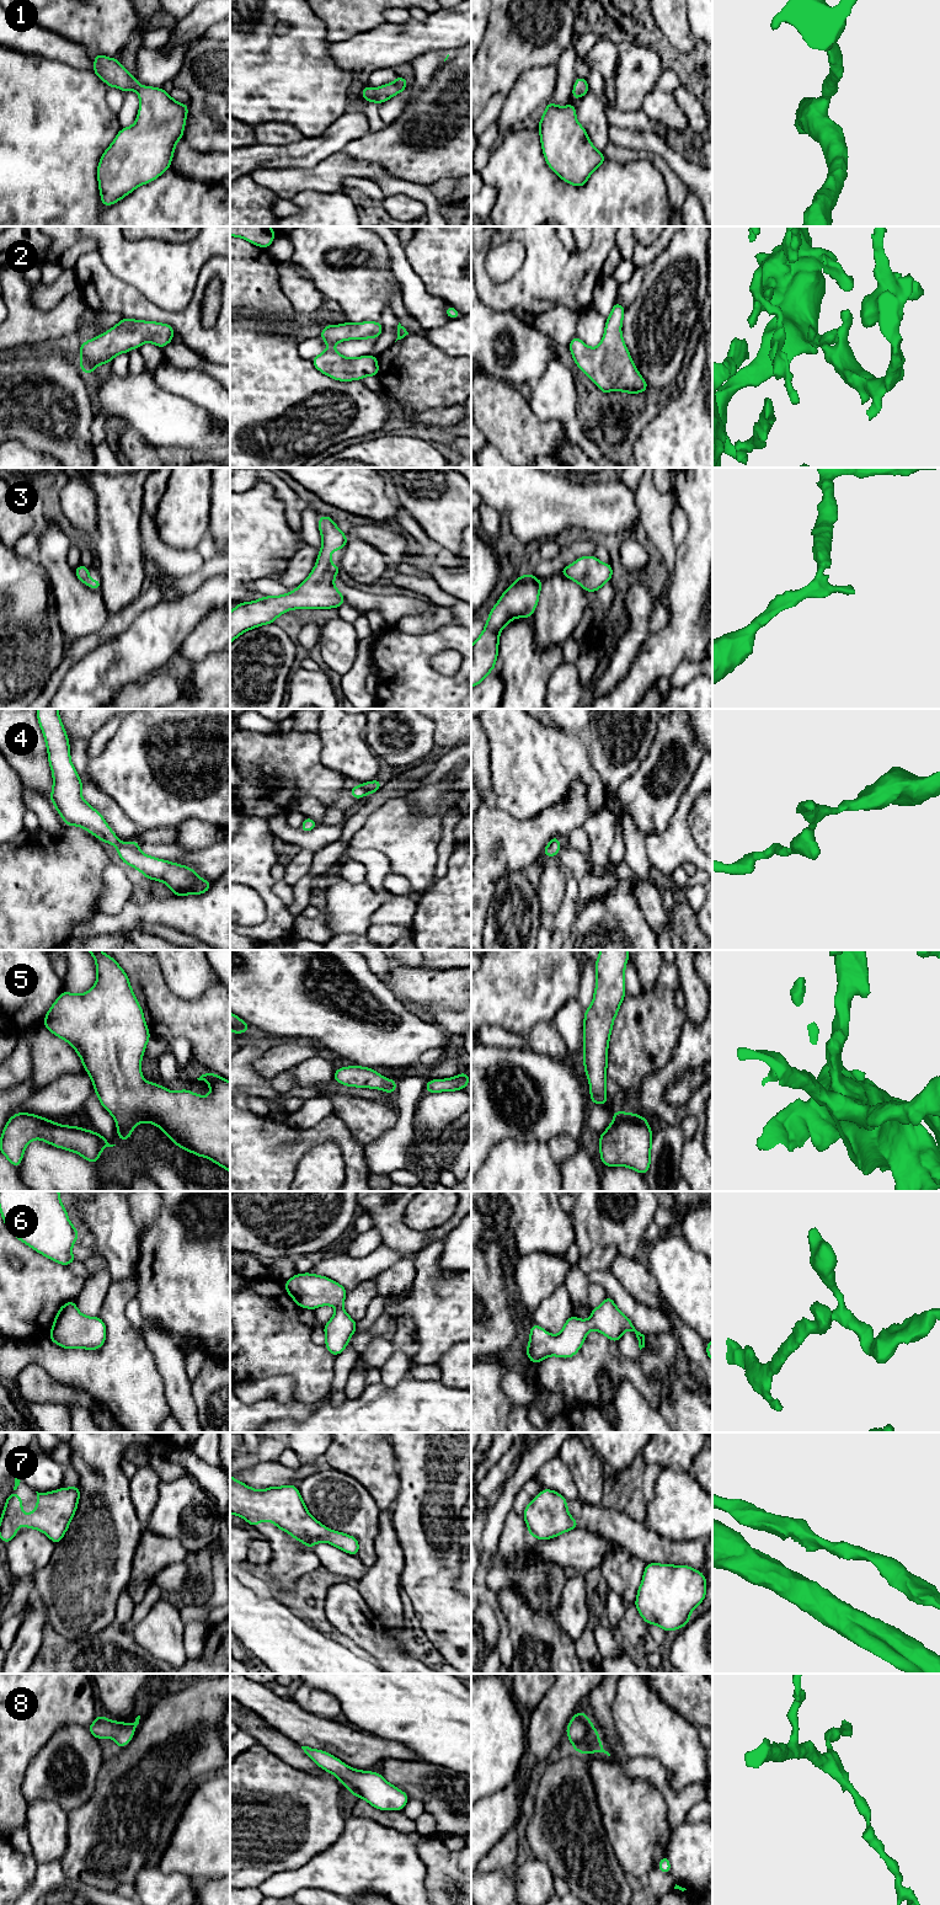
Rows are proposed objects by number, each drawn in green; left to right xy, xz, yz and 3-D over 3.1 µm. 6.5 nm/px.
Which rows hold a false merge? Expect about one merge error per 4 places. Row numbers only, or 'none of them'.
none of them

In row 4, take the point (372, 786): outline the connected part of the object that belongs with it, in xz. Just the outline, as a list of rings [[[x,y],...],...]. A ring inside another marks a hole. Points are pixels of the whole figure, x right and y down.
[[[375,779],[369,783],[362,783],[358,786],[351,788],[348,790],[356,800],[359,800],[364,795],[369,795],[369,794],[378,791],[380,789],[381,784],[383,783],[379,779]]]

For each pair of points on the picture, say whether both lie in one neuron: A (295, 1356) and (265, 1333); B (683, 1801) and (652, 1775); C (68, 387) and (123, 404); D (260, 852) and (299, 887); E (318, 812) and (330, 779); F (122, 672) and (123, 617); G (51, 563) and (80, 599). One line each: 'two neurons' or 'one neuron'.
A: one neuron
B: one neuron
C: two neurons
D: two neurons
E: two neurons
F: two neurons
G: one neuron

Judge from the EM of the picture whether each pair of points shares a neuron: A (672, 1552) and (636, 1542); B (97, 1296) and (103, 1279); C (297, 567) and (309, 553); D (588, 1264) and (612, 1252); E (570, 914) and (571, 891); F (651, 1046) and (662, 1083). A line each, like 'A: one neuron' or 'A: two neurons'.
A: one neuron
B: one neuron
C: one neuron
D: one neuron
E: one neuron
F: two neurons

